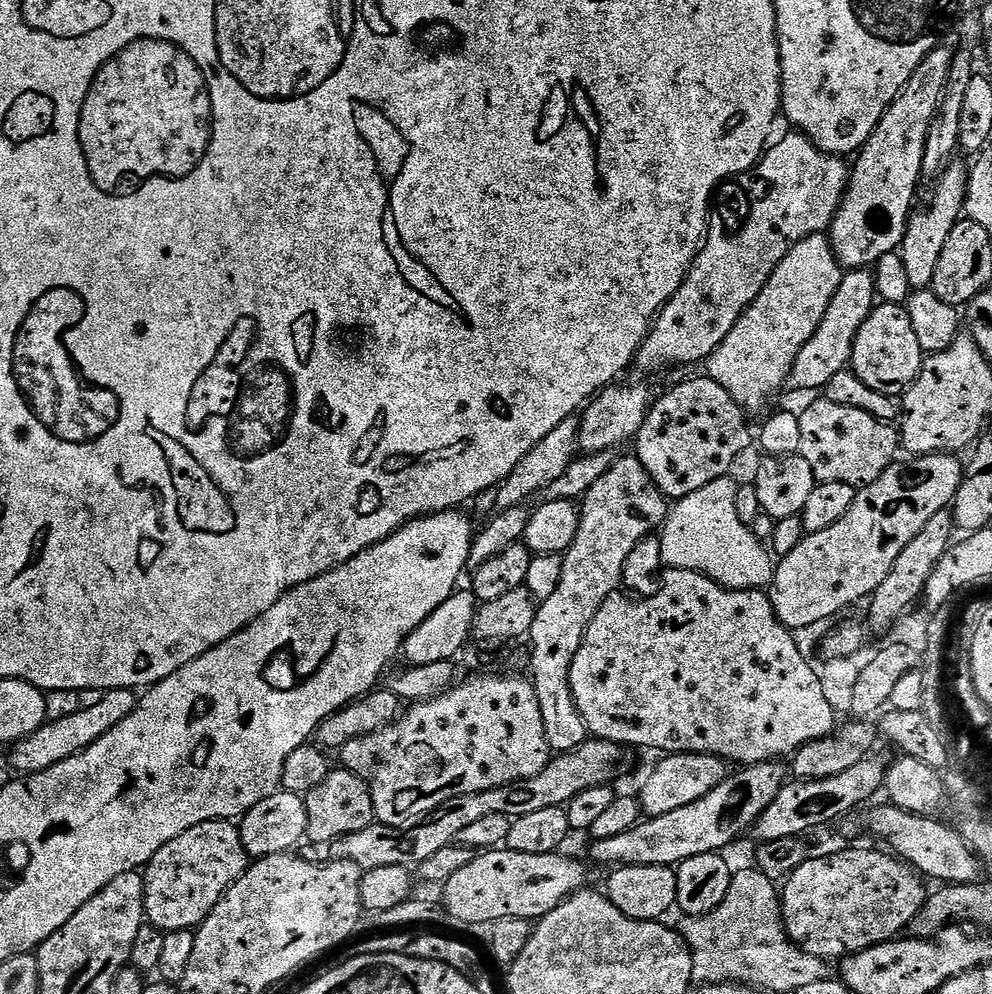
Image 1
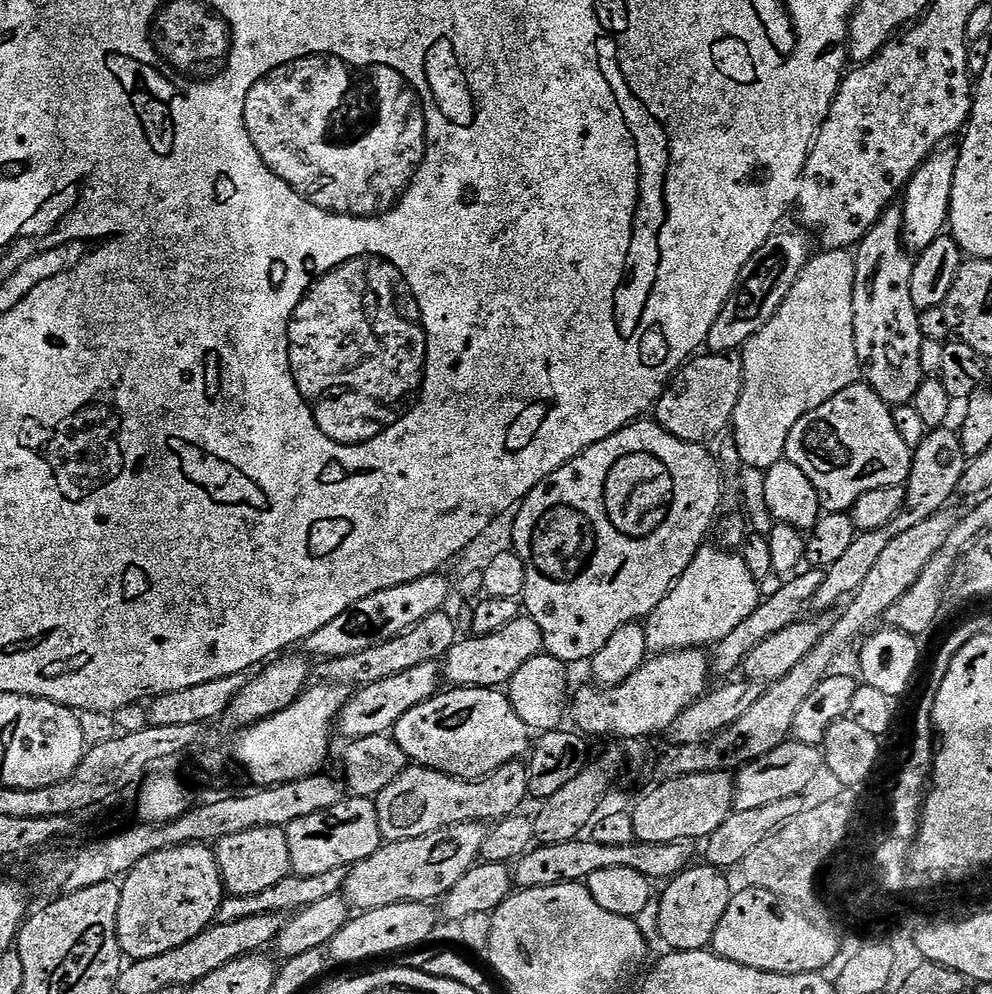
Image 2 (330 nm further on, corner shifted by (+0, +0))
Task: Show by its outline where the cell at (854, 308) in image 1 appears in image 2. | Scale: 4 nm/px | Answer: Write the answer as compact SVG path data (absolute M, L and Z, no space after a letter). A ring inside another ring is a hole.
M941 146L928 155L922 166L910 178L908 187L902 193L902 211L904 213L904 246L909 252L919 254L948 228L950 194L954 190L954 170L958 166L960 149L956 146Z

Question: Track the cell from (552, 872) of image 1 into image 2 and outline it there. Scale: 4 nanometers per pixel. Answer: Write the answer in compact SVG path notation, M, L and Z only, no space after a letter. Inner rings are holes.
M431 903L395 904L378 910L360 912L349 919L348 925L334 934L330 956L340 964L356 964L359 960L372 960L375 956L388 956L403 948L416 948L423 940L432 940L438 927L436 912Z

